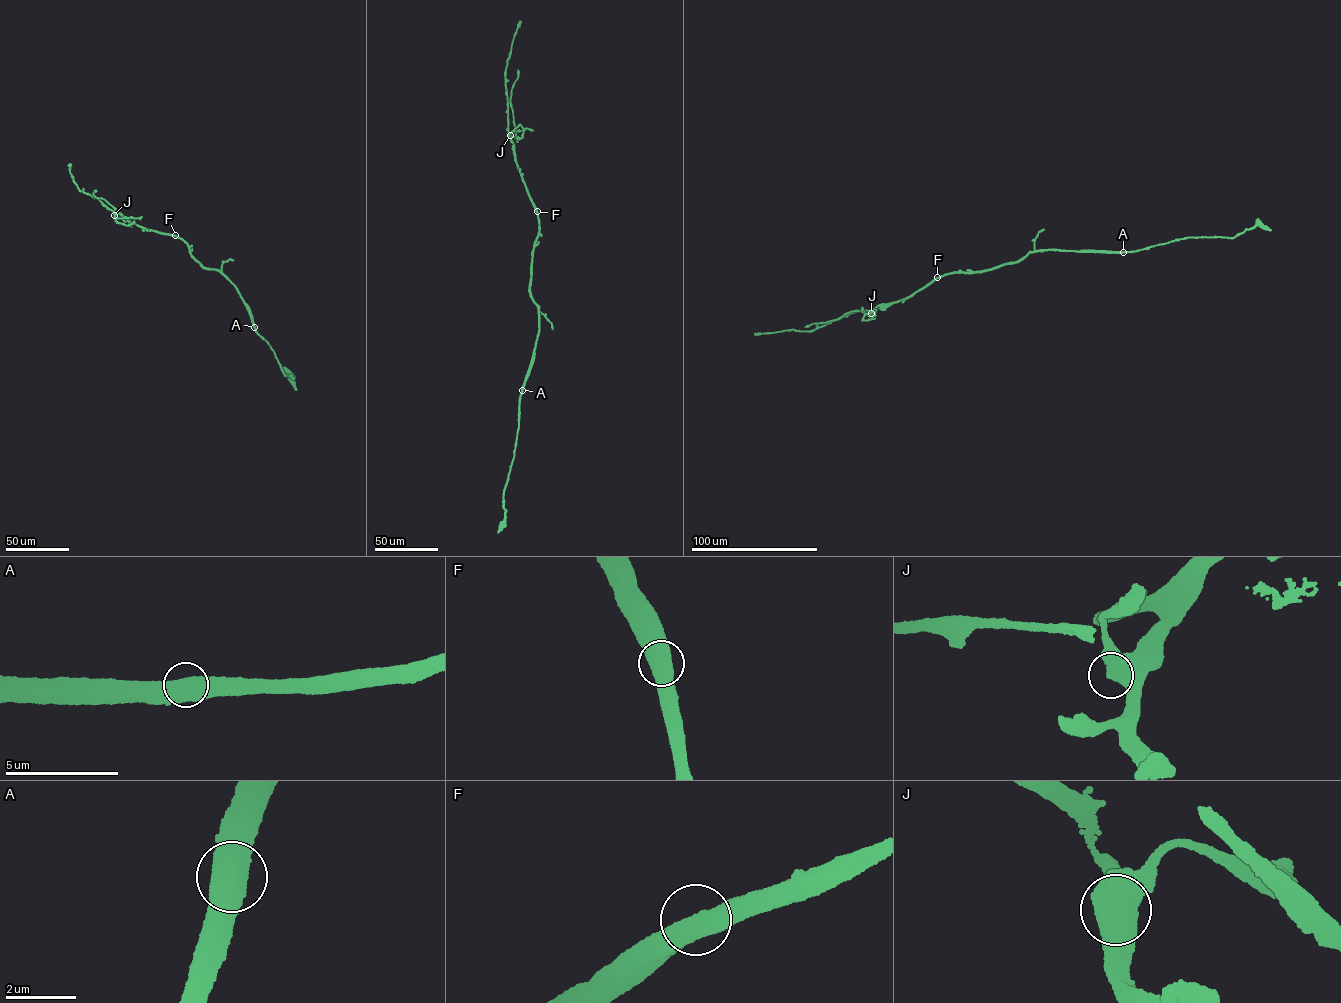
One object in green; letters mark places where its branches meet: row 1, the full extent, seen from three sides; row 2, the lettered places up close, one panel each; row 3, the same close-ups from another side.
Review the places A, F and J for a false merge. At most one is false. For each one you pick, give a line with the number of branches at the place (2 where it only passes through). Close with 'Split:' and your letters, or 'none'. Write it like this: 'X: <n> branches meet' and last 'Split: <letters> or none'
A: 2 branches meet
Split: A

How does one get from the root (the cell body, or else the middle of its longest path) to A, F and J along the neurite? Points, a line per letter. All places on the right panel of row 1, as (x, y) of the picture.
A: (1258, 222), (1233, 237), (1189, 237), (1123, 252)
F: (1258, 222), (1231, 237), (1189, 237), (1115, 253), (1038, 251), (989, 269), (937, 277)
J: (1258, 222), (1233, 237), (1189, 237), (1131, 251), (1029, 252), (989, 269), (939, 276), (871, 313)

